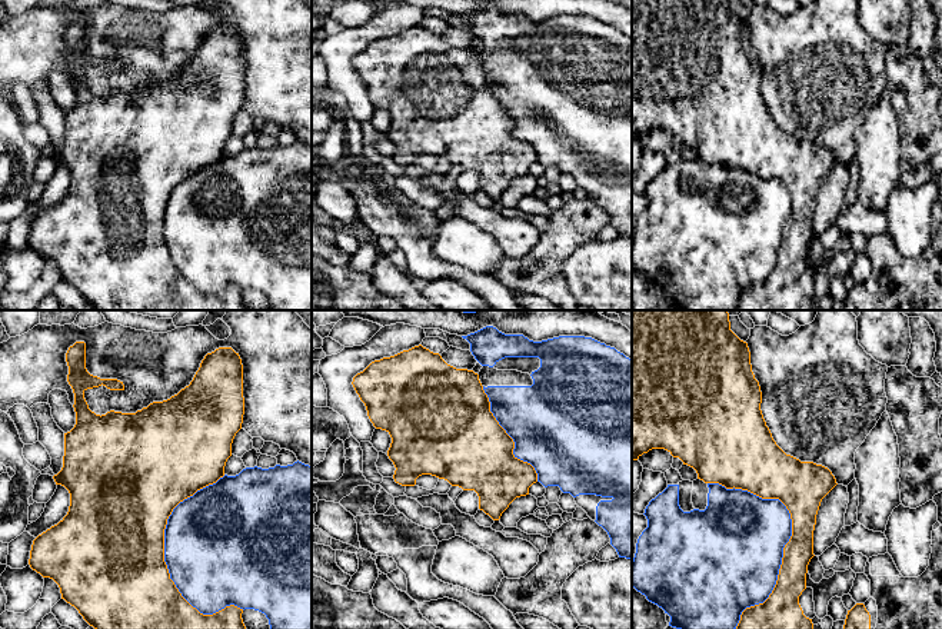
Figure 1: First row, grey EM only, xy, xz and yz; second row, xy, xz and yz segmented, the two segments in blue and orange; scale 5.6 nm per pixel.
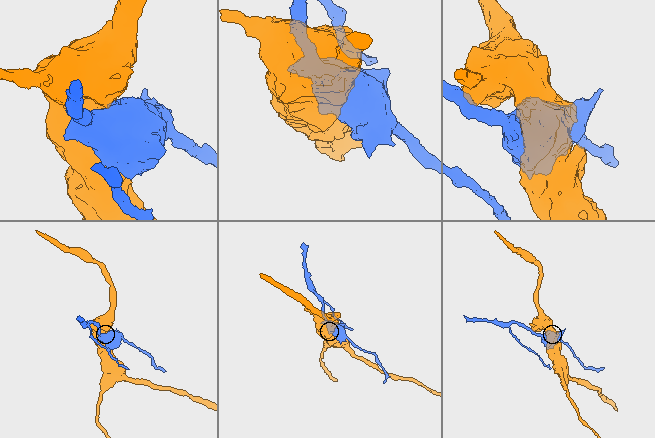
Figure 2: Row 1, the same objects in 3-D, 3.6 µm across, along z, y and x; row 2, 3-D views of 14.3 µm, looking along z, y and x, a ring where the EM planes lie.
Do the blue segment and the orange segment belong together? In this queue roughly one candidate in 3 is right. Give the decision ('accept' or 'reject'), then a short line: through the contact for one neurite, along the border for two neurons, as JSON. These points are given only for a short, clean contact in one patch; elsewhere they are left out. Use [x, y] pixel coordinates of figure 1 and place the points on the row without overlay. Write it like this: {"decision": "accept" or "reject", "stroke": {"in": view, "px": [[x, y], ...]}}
{"decision": "reject"}

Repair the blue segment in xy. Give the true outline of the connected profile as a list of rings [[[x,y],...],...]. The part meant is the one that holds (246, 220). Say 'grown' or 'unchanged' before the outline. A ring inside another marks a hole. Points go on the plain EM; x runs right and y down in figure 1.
unchanged | [[[297,140],[293,144],[276,144],[269,149],[246,147],[236,156],[224,154],[216,163],[197,170],[180,182],[167,199],[164,242],[182,276],[203,294],[213,294],[234,284],[243,290],[254,289],[264,293],[272,310],[312,310],[312,146]]]

